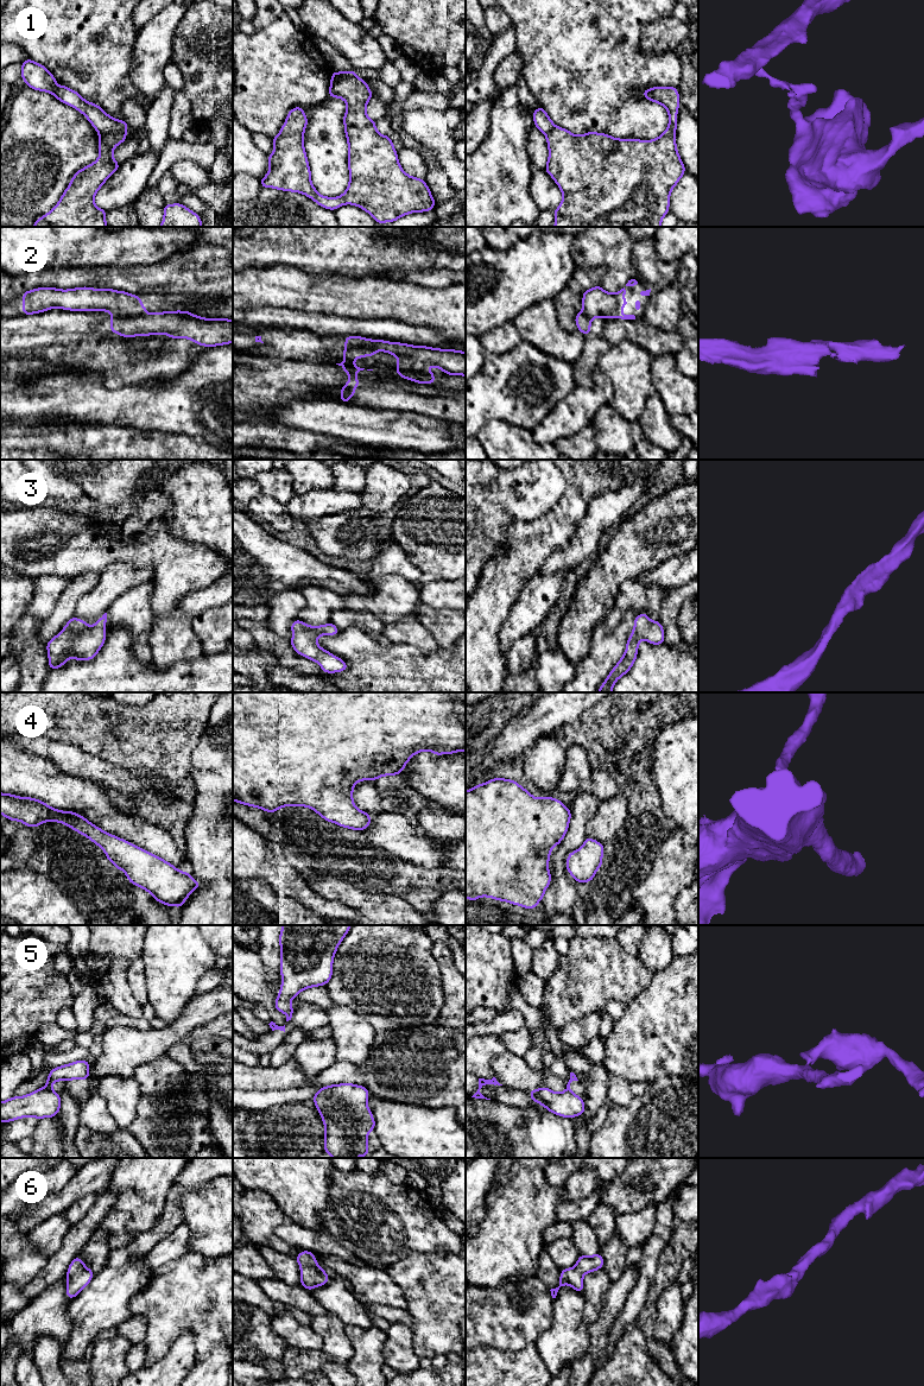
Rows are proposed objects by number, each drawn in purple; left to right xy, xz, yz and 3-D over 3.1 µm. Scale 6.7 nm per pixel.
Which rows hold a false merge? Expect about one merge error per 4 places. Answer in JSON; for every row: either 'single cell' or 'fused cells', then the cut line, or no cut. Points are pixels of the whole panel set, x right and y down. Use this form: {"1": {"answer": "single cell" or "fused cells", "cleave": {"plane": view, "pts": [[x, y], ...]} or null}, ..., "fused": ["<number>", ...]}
{"1": {"answer": "fused cells", "cleave": {"plane": "xz", "pts": [[356, 76], [341, 76], [331, 81]]}}, "2": {"answer": "fused cells", "cleave": {"plane": "xy", "pts": [[145, 312], [138, 316], [113, 316]]}}, "3": {"answer": "single cell", "cleave": null}, "4": {"answer": "single cell", "cleave": null}, "5": {"answer": "fused cells", "cleave": {"plane": "xy", "pts": [[49, 1088], [51, 1089]]}}, "6": {"answer": "single cell", "cleave": null}, "fused": ["1", "2", "5"]}

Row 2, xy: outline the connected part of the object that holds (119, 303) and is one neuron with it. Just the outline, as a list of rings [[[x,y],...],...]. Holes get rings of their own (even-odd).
[[[38,287],[23,293],[23,315],[44,312],[53,308],[71,311],[107,311],[113,316],[124,317],[146,314],[146,306],[141,304],[138,295],[113,289]]]

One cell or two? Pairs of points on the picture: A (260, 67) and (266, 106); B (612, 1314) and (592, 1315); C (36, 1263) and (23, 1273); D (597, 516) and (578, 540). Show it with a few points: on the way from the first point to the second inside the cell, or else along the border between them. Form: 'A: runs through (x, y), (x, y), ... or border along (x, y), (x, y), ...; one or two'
A: runs through (266, 76), (266, 96); one
B: border along (608, 1289), (601, 1312), (588, 1324); two
C: runs through (32, 1264), (26, 1270); one
D: runs through (596, 521), (584, 535); one

